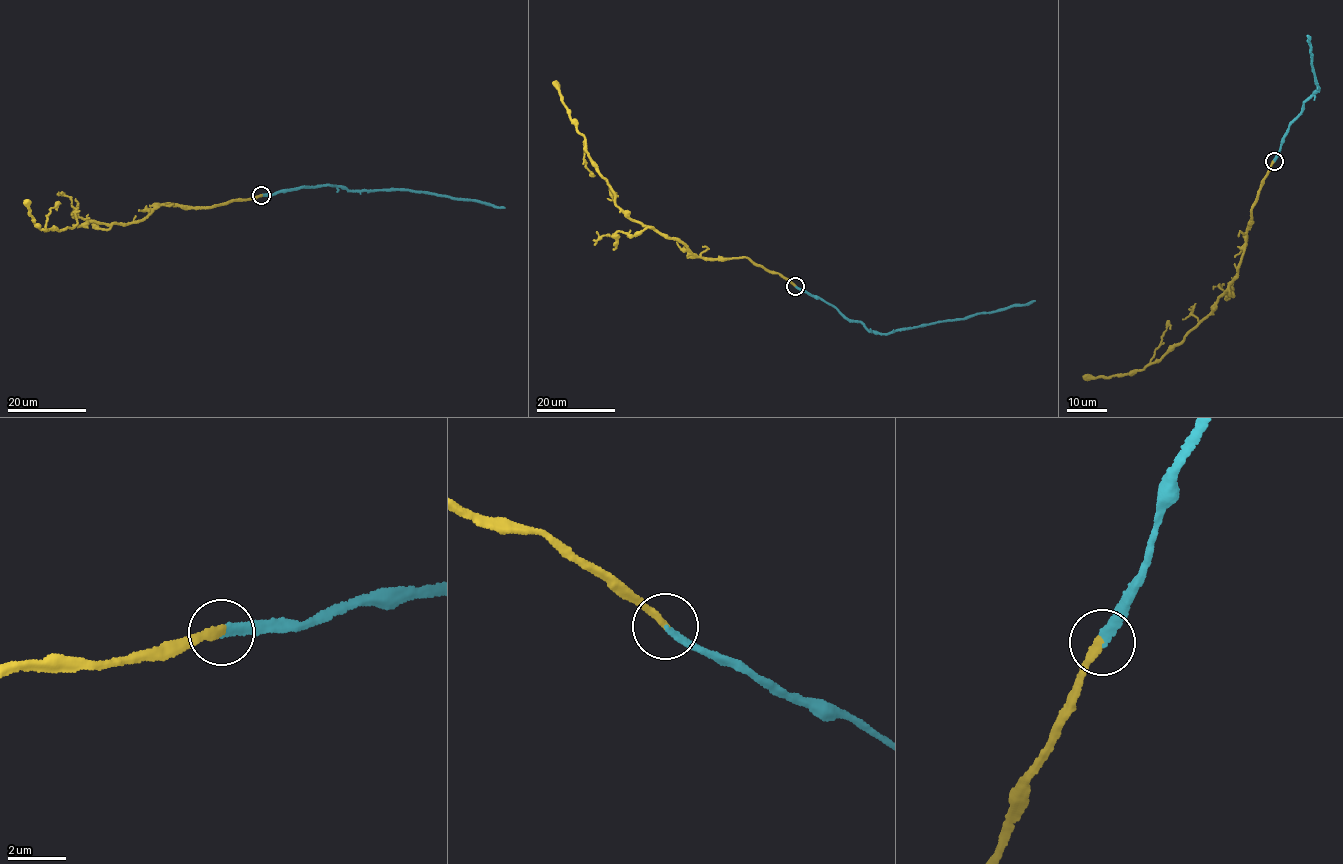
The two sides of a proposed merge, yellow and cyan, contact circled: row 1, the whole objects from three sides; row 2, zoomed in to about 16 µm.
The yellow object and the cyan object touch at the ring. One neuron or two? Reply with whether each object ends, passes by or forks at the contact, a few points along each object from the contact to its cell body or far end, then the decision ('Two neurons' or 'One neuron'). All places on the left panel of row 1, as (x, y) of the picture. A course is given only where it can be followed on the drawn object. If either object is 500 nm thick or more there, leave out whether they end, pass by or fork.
At the ring yellow ends. At the ring cyan ends. Course of yellow: (261, 195), (208, 207), (161, 204), (138, 221), (90, 221), (46, 230), (34, 223), (27, 200). Course of cyan: (262, 195), (330, 185), (355, 190), (406, 189), (504, 207). One neuron

